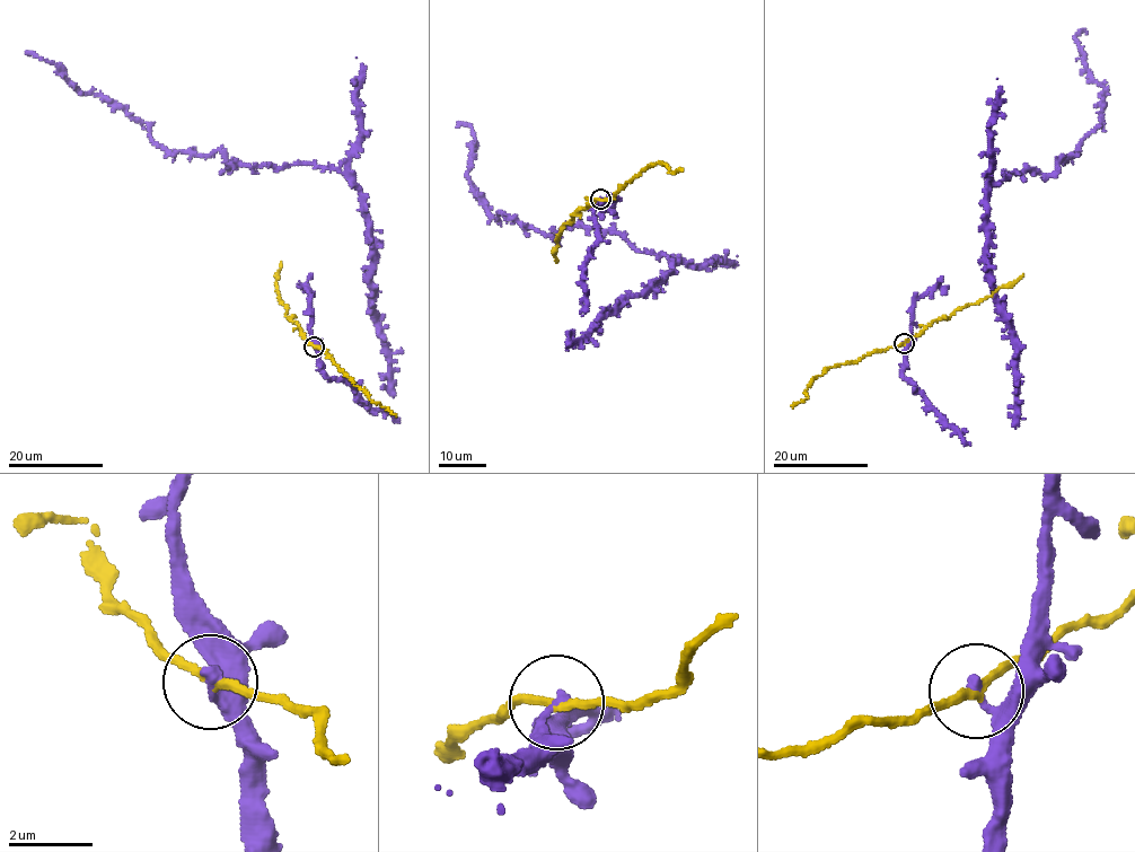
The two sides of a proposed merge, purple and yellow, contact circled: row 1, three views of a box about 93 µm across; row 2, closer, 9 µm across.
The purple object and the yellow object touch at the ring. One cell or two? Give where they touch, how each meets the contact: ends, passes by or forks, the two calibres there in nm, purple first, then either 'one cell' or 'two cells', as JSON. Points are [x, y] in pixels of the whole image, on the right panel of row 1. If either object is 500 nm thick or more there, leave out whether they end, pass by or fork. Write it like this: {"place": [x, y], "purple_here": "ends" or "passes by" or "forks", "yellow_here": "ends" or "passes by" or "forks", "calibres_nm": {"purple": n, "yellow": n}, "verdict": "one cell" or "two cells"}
{"place": [904, 343], "purple_here": "ends", "yellow_here": "passes by", "calibres_nm": {"purple": 280, "yellow": 170}, "verdict": "two cells"}

